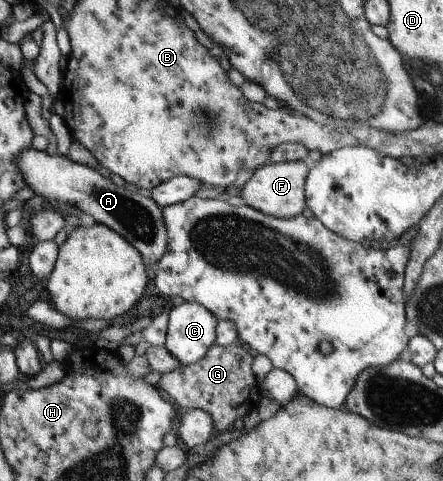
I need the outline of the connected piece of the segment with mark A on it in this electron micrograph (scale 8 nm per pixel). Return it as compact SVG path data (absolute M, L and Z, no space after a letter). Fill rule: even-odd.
M24 149L18 155L16 165L26 179L26 187L34 191L35 196L43 198L47 206L51 201L78 207L80 211L92 215L97 223L102 223L122 235L130 245L140 251L142 257L152 259L155 266L166 253L168 234L162 219L162 208L152 199L129 191L117 179L108 179L95 169L74 162L68 156L49 155L46 151Z

